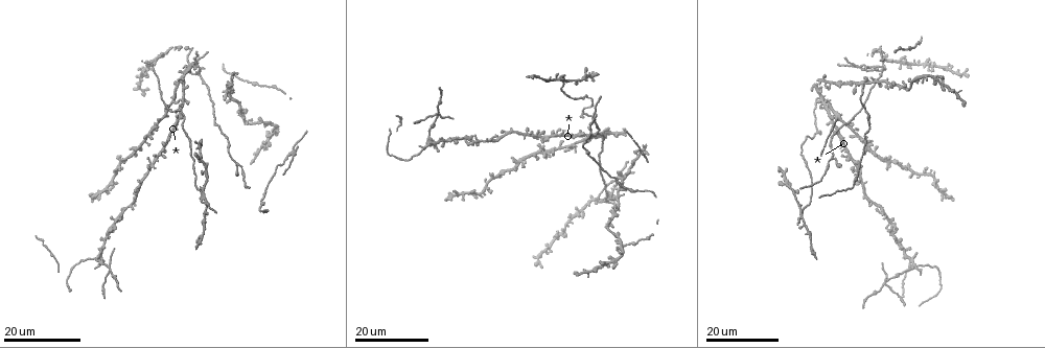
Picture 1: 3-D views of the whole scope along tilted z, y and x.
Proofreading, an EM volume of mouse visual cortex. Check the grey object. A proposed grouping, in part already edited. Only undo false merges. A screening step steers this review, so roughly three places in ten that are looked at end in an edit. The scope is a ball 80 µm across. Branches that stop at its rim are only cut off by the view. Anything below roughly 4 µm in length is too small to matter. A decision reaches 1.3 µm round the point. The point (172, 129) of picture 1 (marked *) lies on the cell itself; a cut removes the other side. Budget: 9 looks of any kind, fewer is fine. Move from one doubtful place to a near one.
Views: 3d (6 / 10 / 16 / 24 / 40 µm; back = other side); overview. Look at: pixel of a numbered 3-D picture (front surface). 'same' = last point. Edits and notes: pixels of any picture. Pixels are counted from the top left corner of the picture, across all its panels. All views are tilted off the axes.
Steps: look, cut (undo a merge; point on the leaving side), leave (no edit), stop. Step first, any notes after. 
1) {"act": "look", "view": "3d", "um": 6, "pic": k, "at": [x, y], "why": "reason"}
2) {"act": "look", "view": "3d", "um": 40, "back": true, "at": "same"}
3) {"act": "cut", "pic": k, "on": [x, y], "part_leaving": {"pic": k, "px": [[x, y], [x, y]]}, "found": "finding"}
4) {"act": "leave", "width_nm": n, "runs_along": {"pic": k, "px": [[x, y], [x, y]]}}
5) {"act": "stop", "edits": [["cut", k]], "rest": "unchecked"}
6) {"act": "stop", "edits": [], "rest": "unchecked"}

{"act": "look", "view": "3d", "um": 24, "pic": 1, "at": [166, 106], "why": "three-way junction"}

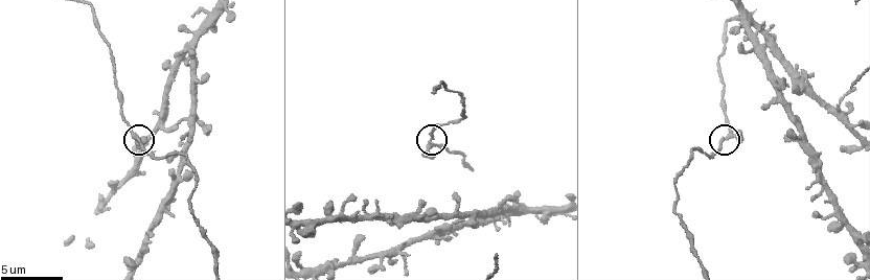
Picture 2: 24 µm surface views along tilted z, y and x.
{"act": "look", "view": "3d", "um": 10, "pic": 2, "at": [731, 135]}

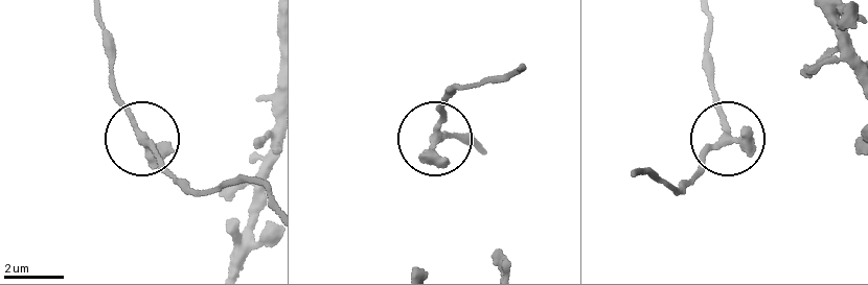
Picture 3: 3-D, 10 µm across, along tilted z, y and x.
{"act": "leave", "side_arm_um": 18, "found": "one cell here"}

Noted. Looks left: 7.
{"act": "look", "view": "3d", "um": 16, "pic": 1, "at": [882, 66], "why": "three arms meet"}

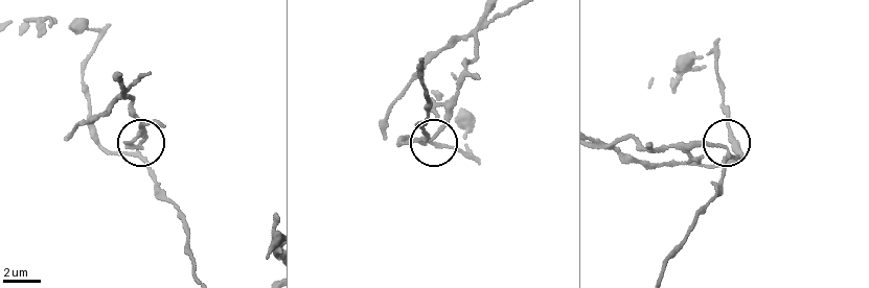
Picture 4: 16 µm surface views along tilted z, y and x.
{"act": "look", "view": "3d", "um": 10, "pic": 4, "at": [136, 154]}

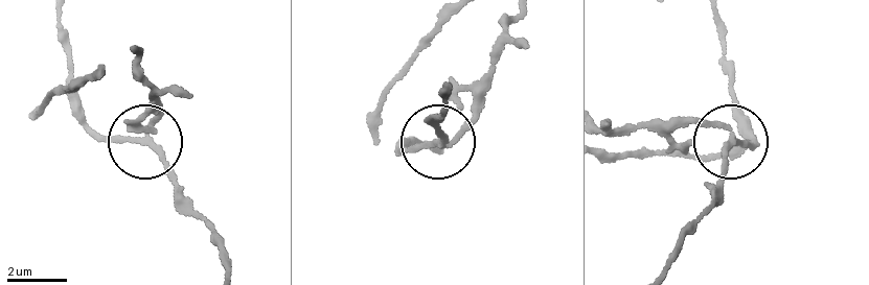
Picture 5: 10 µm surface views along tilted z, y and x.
{"act": "cut", "pic": 5, "on": [688, 147], "found": "two cells meet here"}

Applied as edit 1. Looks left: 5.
{"act": "look", "view": "overview"}

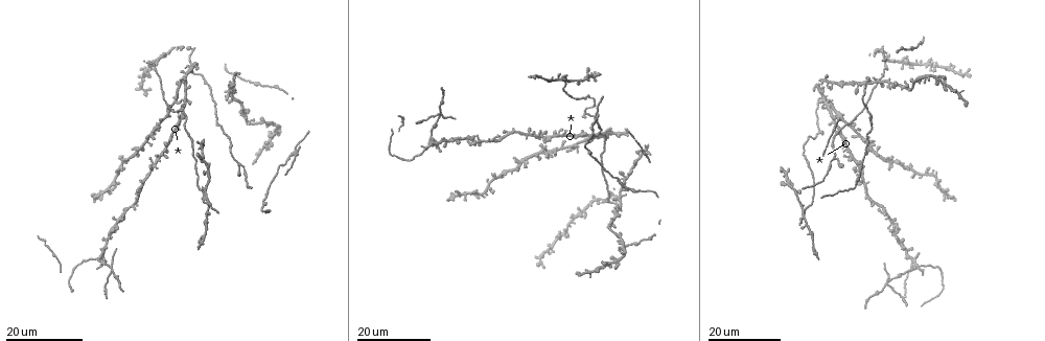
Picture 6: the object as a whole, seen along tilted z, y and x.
{"act": "look", "view": "3d", "um": 16, "pic": 6, "at": [262, 121], "why": "branch point"}

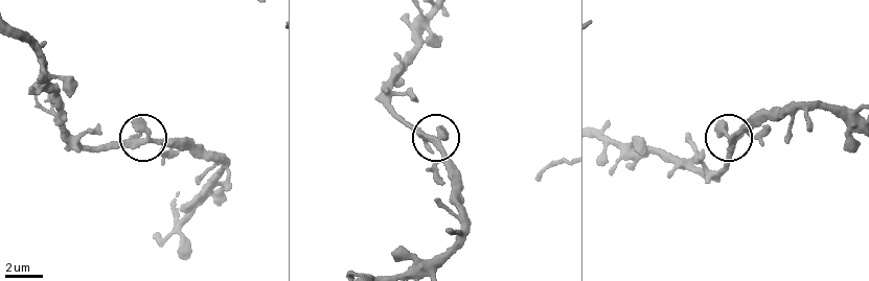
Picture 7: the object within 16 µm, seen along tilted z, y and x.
{"act": "look", "view": "3d", "um": 10, "pic": 7, "at": [150, 140]}

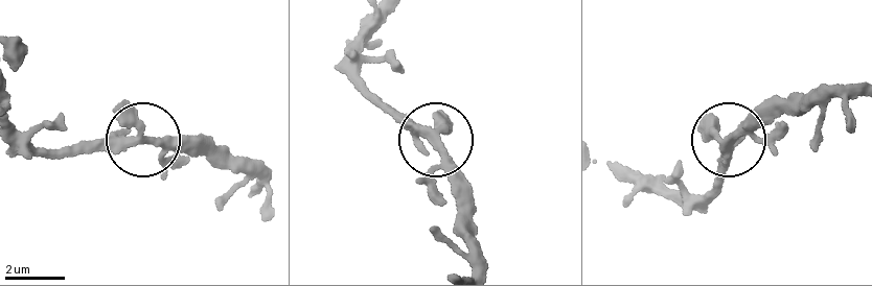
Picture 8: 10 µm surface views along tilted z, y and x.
{"act": "leave", "width_nm": 270, "runs_along": {"pic": 8, "px": [[647, 174], [670, 189], [705, 194], [734, 141], [773, 124]]}, "found": "one cell here"}

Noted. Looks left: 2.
{"act": "look", "view": "3d", "um": 16, "pic": 6, "at": [441, 112]}

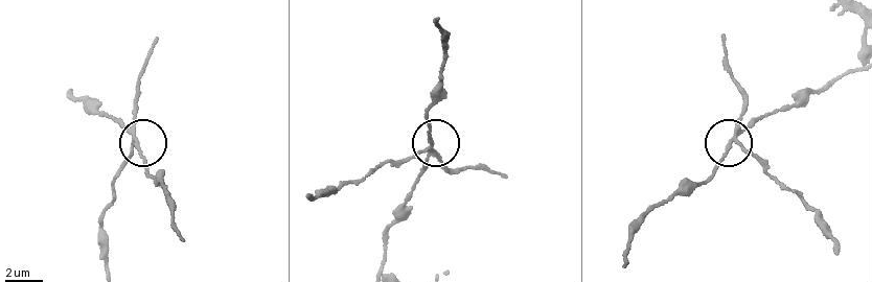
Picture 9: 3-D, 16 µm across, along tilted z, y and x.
{"act": "look", "view": "3d", "um": 6, "pic": 9, "at": [428, 147]}

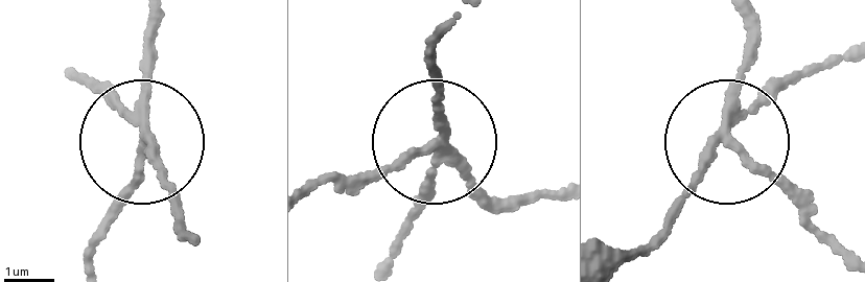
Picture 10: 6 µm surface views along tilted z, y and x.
{"act": "cut", "pic": 10, "on": [122, 190], "part_leaving": {"pic": 10, "px": [[139, 132], [90, 259]]}, "found": "a second cell is stuck on"}

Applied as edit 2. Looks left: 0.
{"act": "stop", "edits": [["cut", 5], ["cut", 10]], "rest": "unchecked"}

